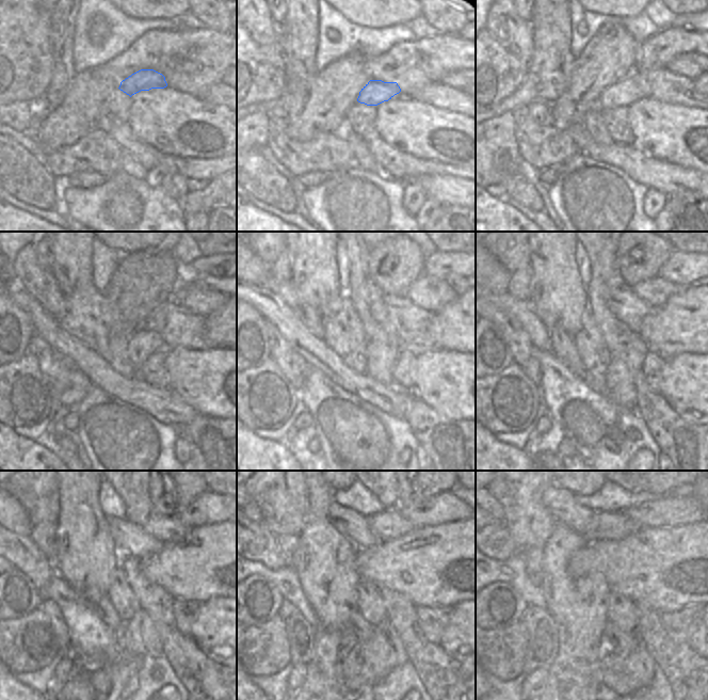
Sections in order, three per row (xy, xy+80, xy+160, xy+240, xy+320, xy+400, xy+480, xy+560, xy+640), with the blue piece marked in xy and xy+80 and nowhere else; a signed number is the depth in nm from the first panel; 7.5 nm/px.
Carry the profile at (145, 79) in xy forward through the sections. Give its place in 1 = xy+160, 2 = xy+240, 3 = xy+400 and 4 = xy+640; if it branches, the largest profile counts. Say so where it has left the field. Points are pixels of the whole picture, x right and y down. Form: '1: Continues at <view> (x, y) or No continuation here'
1: Continues at xy+160 (626, 92)
2: Continues at xy+240 (142, 344)
3: Continues at xy+400 (620, 388)
4: Continues at xy+640 (624, 675)

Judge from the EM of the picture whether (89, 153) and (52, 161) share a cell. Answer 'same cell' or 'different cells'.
same cell

